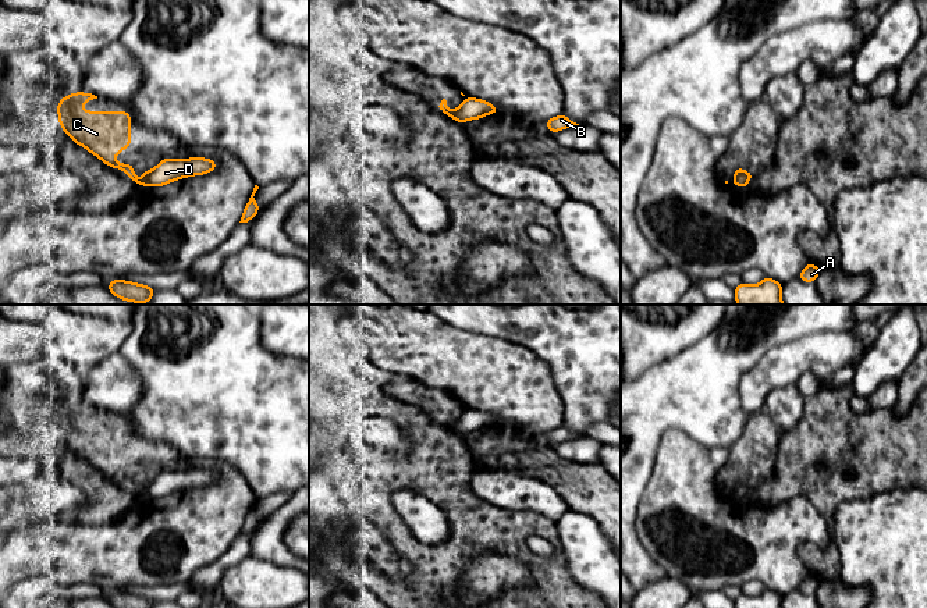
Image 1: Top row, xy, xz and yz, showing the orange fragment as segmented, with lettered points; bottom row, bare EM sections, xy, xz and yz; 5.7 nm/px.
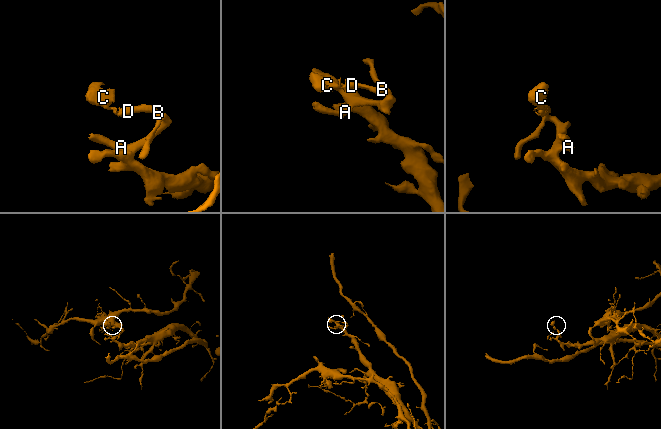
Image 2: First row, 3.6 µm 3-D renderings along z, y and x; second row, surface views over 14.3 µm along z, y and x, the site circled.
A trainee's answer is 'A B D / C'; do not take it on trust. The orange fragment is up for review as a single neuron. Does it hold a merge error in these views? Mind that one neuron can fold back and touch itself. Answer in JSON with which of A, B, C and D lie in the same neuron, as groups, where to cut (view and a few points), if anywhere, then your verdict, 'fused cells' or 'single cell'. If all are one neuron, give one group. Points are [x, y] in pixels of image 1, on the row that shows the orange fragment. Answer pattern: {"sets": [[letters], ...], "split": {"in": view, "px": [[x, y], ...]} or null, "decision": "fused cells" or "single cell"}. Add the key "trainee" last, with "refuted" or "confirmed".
{"sets": [["A", "B", "D"], ["C"]], "split": {"in": "xz", "px": [[457, 107], [457, 118], [461, 123]]}, "decision": "fused cells", "trainee": "confirmed"}

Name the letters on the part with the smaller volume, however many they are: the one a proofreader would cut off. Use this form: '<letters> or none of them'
C

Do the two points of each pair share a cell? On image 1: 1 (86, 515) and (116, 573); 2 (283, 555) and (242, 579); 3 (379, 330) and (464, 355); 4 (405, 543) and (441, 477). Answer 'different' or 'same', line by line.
1: different
2: different
3: same
4: same

